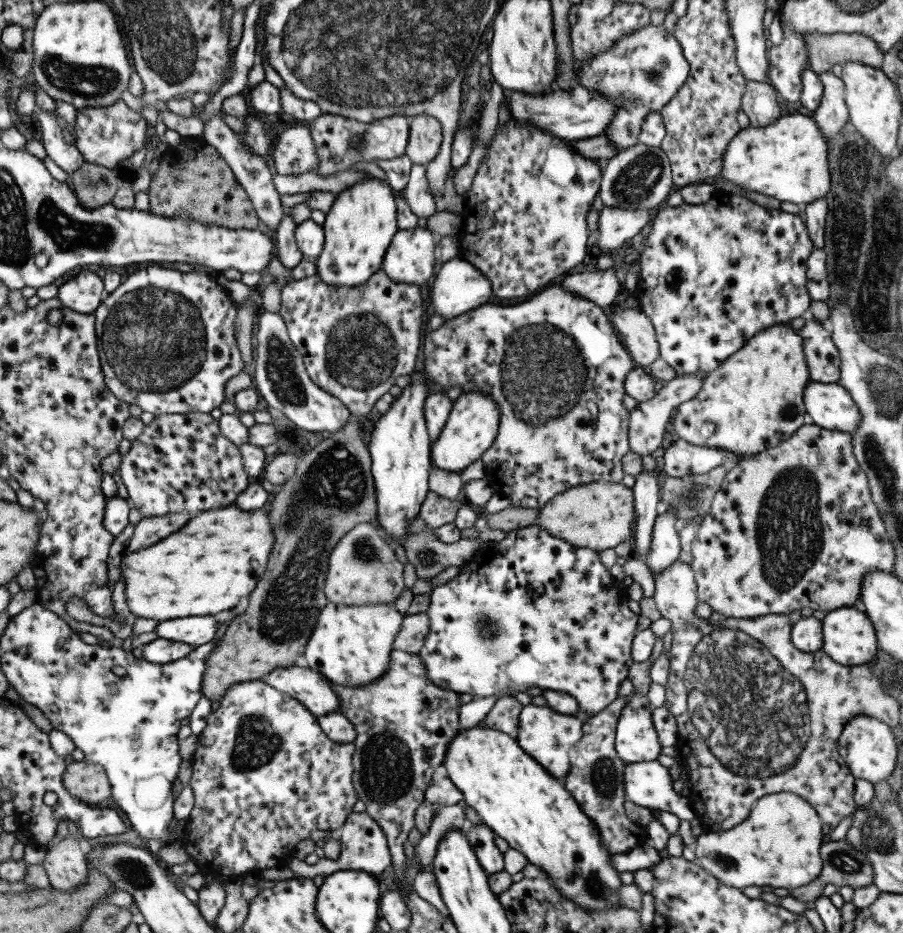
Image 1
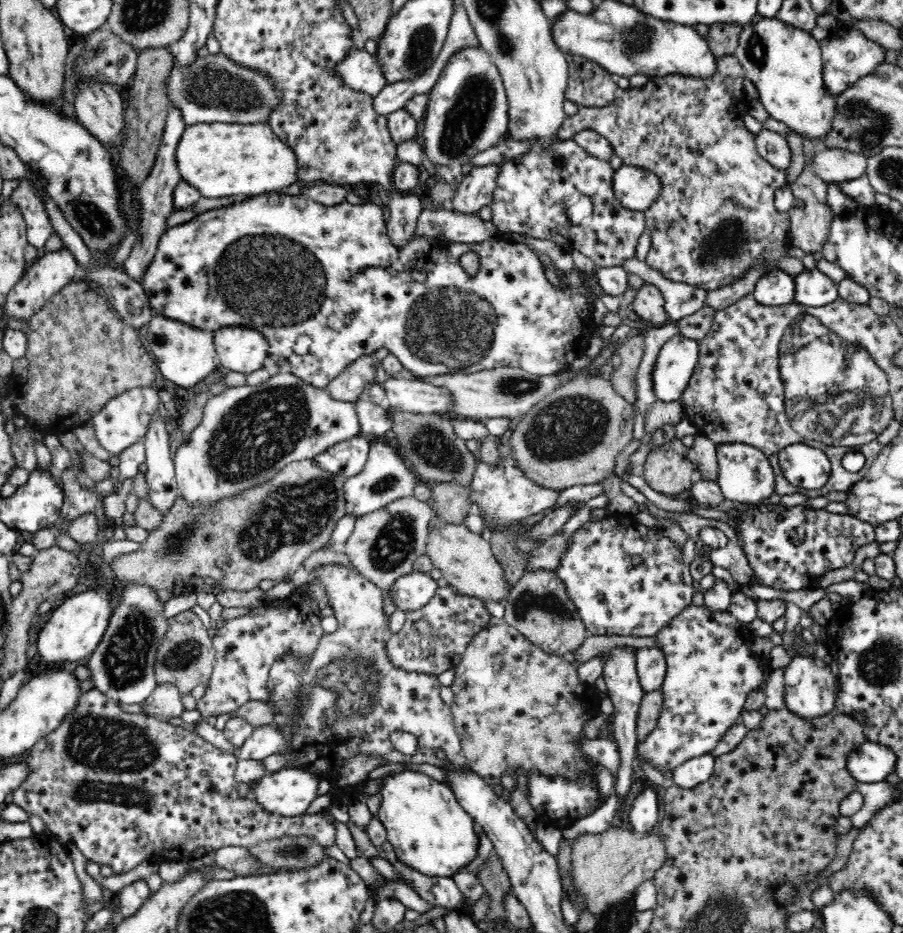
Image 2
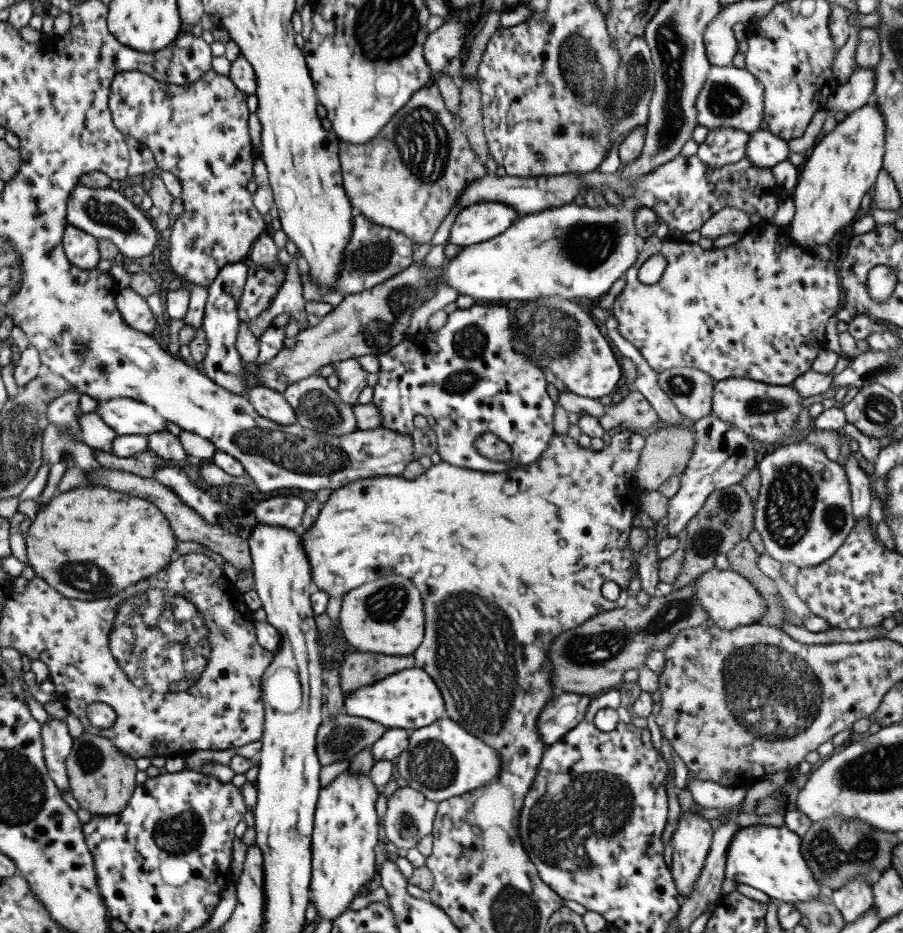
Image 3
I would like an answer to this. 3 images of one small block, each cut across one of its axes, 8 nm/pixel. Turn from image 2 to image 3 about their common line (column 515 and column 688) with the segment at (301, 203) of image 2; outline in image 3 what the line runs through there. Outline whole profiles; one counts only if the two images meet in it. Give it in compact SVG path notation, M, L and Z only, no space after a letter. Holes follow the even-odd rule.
M762 223L754 226L747 232L746 236L742 236L737 242L720 249L704 249L698 244L674 244L674 242L668 242L668 239L652 235L641 241L637 260L625 272L626 285L622 292L616 296L612 306L612 313L620 323L620 326L618 326L620 335L624 335L624 338L642 353L648 365L657 373L674 367L690 367L706 372L716 382L727 378L747 378L772 386L788 386L802 373L811 369L814 359L820 354L820 350L824 350L824 347L826 347L826 324L836 314L836 310L841 308L841 288L838 273L834 262L830 259L818 259L805 247L801 247L796 241L791 240L784 227L779 227L775 224ZM654 254L666 256L668 266L666 266L662 278L656 284L642 284L638 280L639 268Z

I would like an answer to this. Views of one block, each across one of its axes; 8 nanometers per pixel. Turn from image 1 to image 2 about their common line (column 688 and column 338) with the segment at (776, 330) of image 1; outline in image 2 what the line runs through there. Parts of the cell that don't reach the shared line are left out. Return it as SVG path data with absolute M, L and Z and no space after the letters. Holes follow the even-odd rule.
M285 369L256 386L228 387L222 393L209 397L201 422L173 454L177 490L188 505L210 507L217 501L236 497L272 481L287 464L314 459L330 446L360 434L362 430L354 402L336 400L326 389L316 388Z

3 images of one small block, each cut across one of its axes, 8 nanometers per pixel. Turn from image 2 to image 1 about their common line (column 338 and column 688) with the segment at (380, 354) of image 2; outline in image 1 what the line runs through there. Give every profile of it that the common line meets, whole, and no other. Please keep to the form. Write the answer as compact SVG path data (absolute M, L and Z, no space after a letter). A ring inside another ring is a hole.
M702 373L693 375L677 375L676 378L658 385L655 395L646 402L637 403L637 405L629 411L629 447L632 452L641 454L643 458L646 455L660 454L662 447L662 438L668 426L668 418L671 409L680 406L683 402L694 398L698 391L702 388L702 383L707 377Z

